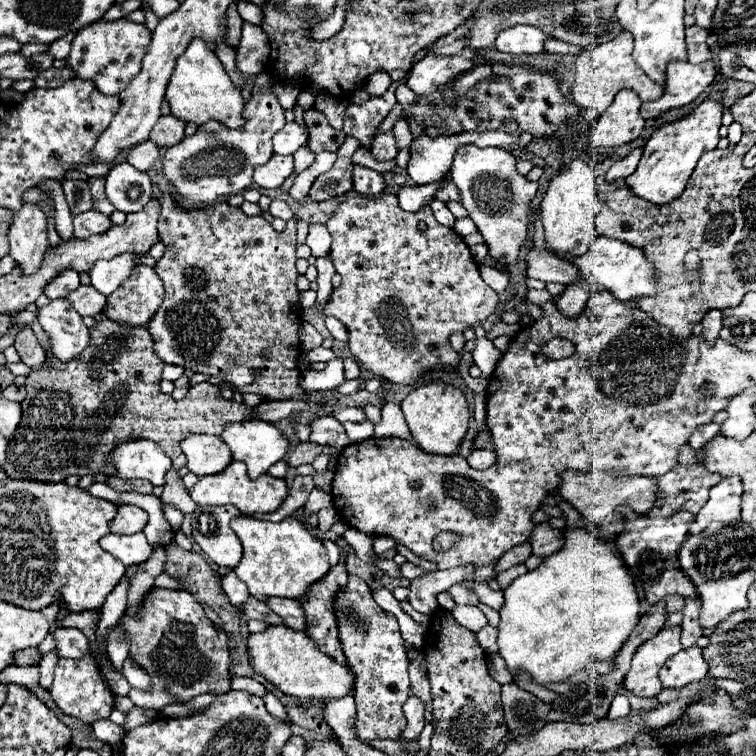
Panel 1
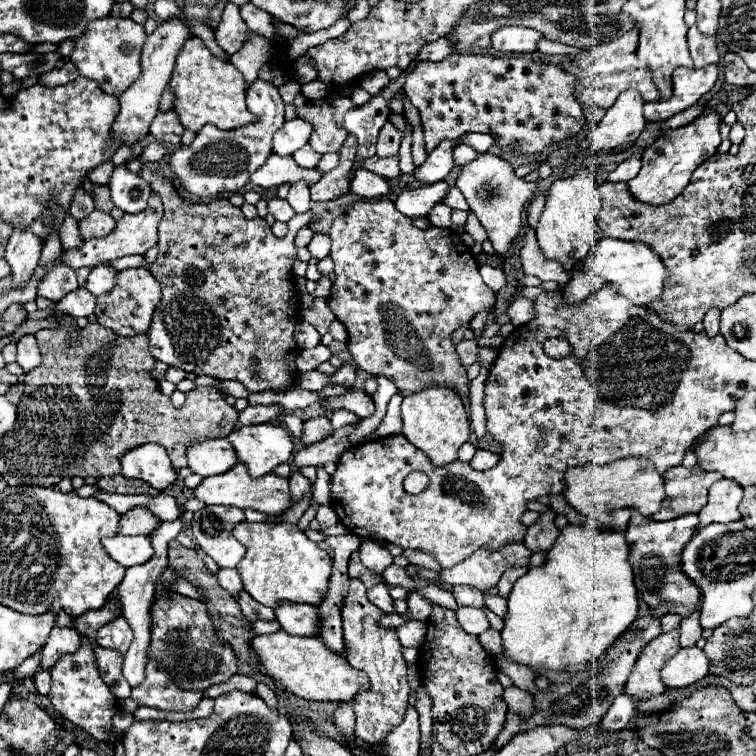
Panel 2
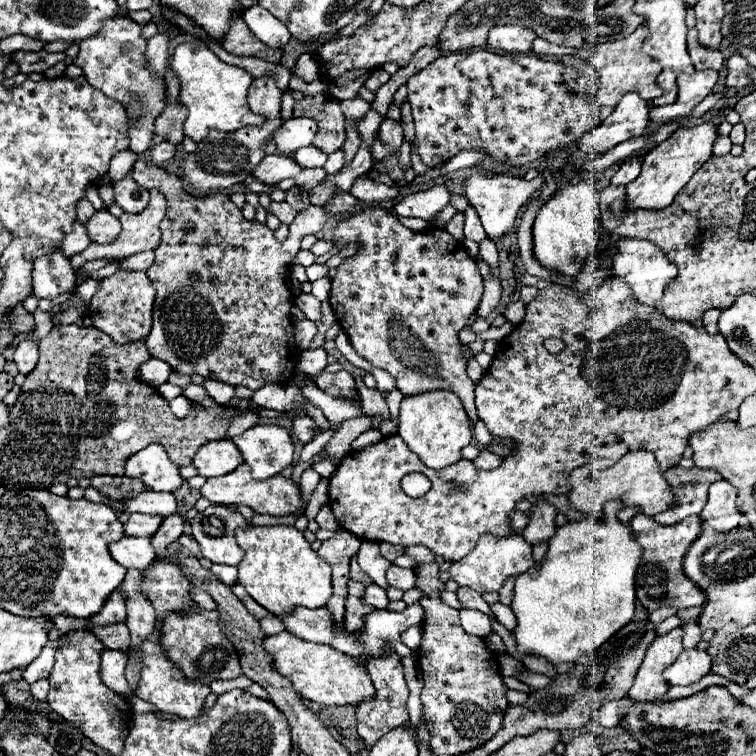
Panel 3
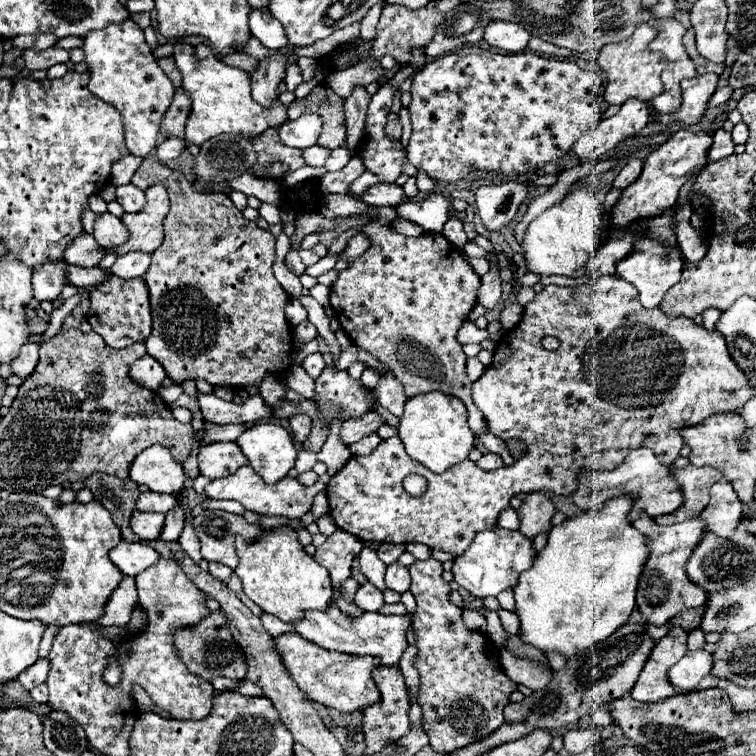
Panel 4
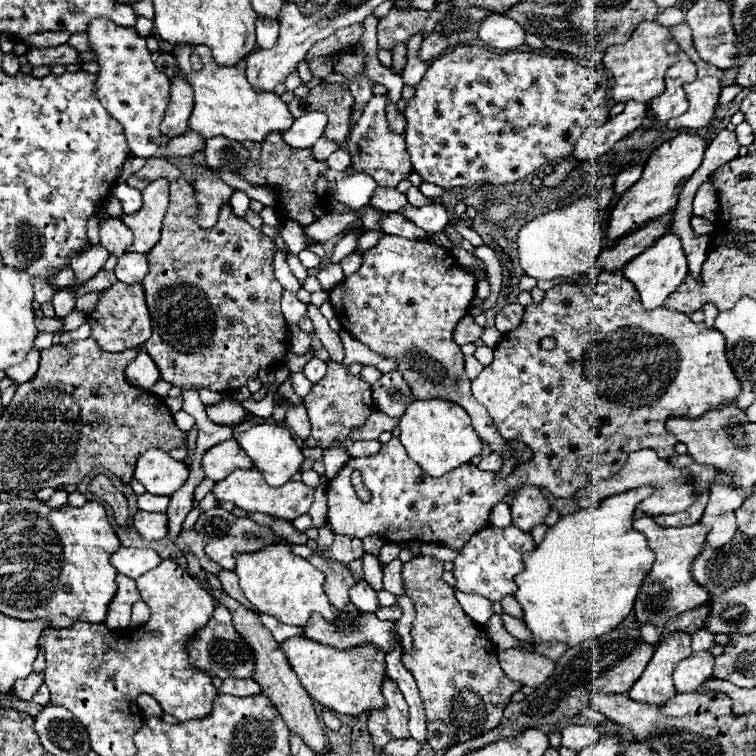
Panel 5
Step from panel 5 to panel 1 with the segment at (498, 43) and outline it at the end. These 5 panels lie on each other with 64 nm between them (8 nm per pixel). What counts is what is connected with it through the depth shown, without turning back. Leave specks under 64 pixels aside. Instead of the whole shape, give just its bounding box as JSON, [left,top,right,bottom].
[496,26,552,54]

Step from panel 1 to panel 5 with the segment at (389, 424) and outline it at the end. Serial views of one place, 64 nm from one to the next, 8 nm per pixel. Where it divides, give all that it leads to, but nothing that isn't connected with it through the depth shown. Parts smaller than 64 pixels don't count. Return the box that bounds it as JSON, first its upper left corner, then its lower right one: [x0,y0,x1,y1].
[372,372,412,418]

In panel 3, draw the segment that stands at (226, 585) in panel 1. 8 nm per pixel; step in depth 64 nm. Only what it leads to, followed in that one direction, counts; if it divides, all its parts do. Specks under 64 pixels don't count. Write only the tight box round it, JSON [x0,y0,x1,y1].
[210,564,238,588]

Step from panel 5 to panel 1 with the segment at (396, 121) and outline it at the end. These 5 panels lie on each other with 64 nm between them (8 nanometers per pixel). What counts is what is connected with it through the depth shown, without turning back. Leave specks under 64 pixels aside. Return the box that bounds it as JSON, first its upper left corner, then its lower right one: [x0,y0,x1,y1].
[370,132,398,162]

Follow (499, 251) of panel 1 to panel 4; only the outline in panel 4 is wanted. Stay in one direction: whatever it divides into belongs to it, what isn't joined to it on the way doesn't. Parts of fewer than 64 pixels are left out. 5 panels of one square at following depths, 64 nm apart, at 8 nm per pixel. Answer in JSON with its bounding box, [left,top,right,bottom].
[474,180,532,230]

